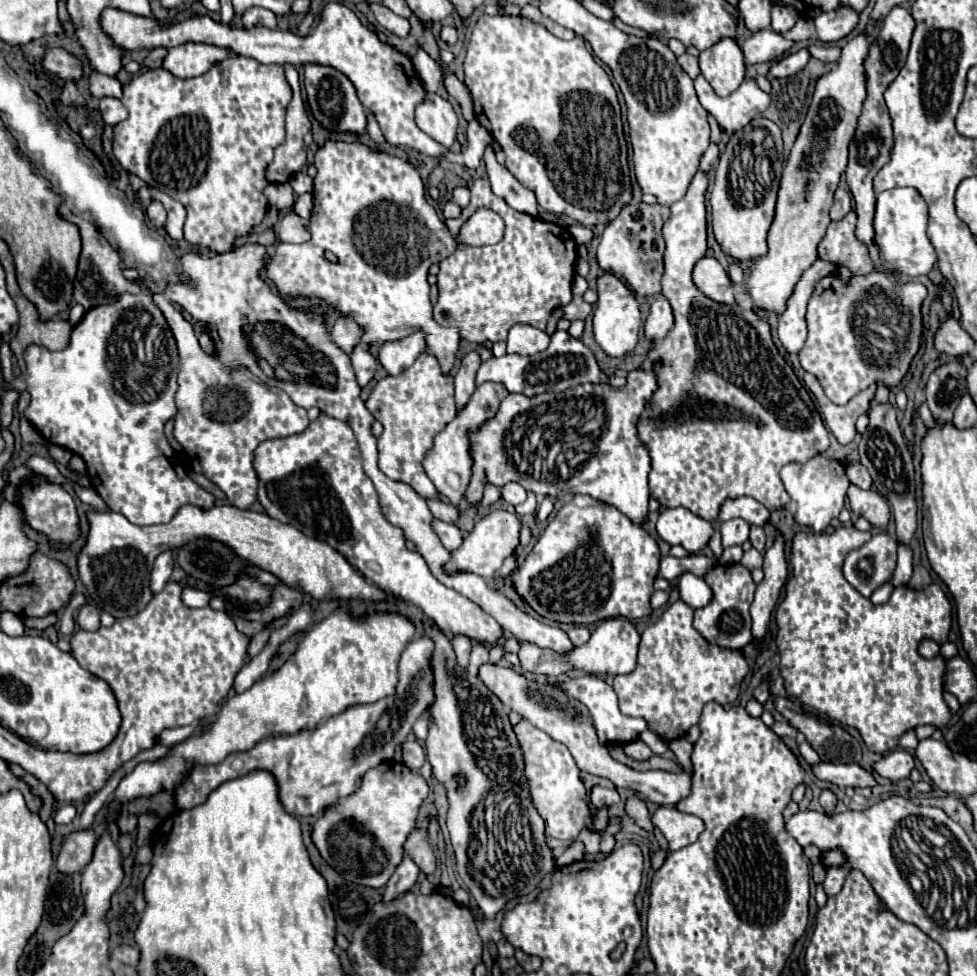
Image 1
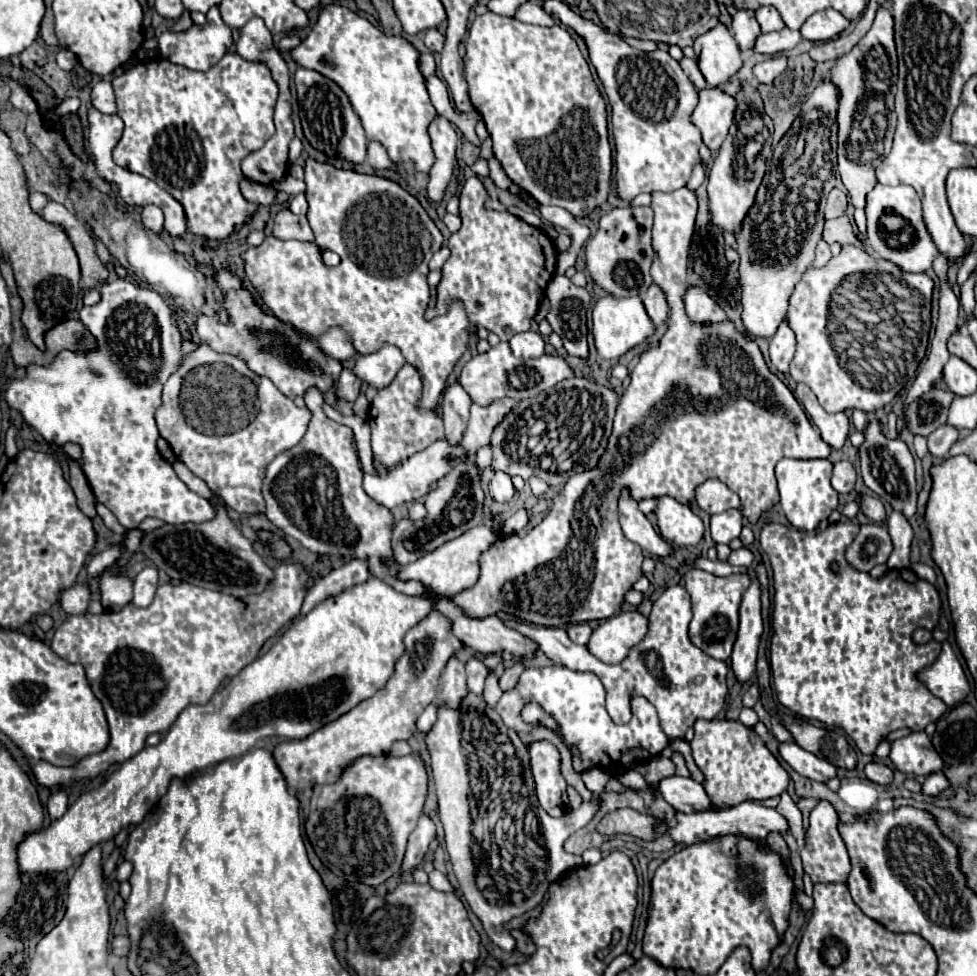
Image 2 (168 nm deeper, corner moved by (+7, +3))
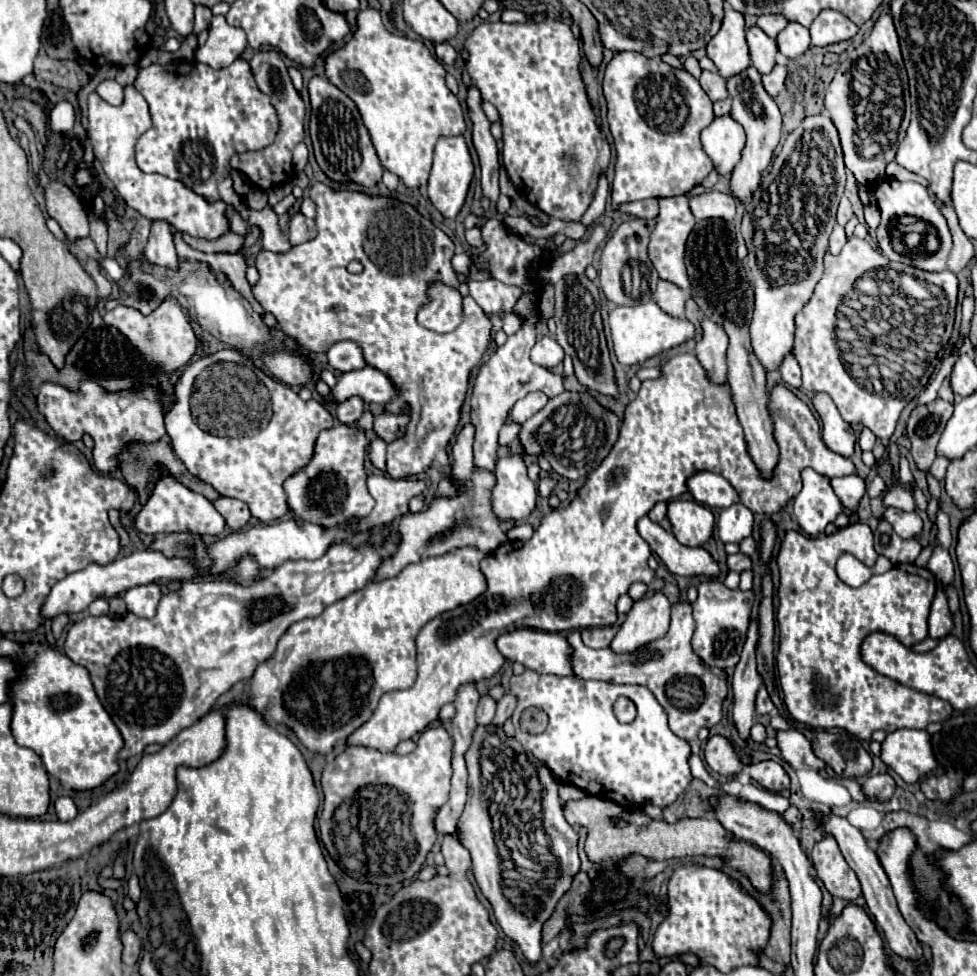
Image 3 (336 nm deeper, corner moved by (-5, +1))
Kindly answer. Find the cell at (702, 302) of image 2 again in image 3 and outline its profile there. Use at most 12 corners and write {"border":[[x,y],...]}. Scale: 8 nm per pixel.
{"border":[[702,320],[696,358],[714,384],[726,382],[726,332]]}

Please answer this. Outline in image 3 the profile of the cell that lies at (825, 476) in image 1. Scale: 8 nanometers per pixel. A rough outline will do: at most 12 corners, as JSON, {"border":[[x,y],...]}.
{"border":[[802,472],[794,516],[806,534],[818,536],[836,520],[842,504],[830,480]]}

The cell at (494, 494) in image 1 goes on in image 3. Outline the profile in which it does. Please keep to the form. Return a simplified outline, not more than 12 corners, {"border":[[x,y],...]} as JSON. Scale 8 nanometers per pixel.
{"border":[[506,422],[500,444],[510,444],[520,432],[518,422]]}

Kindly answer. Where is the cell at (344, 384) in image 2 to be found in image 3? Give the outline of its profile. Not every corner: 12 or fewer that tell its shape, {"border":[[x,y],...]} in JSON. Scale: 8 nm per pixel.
{"border":[[350,398],[336,408],[336,418],[346,426],[364,412],[360,398]]}

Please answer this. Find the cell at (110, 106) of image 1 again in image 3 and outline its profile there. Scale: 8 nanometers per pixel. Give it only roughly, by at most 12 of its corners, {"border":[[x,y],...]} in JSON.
{"border":[[104,80],[96,92],[112,106],[122,104],[124,88]]}

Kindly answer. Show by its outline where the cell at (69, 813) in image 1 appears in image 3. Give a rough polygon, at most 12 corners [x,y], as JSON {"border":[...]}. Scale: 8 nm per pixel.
{"border":[[58,798],[54,802],[56,816],[62,822],[76,818],[72,798]]}

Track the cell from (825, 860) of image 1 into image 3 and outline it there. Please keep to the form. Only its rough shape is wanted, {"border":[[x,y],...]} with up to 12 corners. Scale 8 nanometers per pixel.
{"border":[[832,836],[814,846],[812,862],[832,896],[862,898],[860,882]]}

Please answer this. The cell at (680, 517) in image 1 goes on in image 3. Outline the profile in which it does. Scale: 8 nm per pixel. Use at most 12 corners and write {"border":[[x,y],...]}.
{"border":[[672,500],[668,520],[684,546],[702,546],[714,532],[712,512]]}

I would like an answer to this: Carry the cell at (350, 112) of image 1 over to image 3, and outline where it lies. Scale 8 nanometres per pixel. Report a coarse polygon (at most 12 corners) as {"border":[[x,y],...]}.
{"border":[[310,80],[310,138],[338,184],[374,186],[384,168],[356,104]]}

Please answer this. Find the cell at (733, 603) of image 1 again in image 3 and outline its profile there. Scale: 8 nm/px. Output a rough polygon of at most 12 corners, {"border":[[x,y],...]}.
{"border":[[698,586],[692,650],[734,668],[754,592]]}

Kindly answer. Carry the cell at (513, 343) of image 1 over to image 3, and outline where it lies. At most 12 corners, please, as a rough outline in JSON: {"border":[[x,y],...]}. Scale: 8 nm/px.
{"border":[[544,336],[532,348],[532,362],[552,370],[564,360],[554,338]]}

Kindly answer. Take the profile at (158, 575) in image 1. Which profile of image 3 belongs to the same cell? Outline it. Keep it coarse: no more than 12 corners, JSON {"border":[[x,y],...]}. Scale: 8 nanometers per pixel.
{"border":[[158,584],[130,588],[124,594],[128,612],[152,618],[160,602]]}

